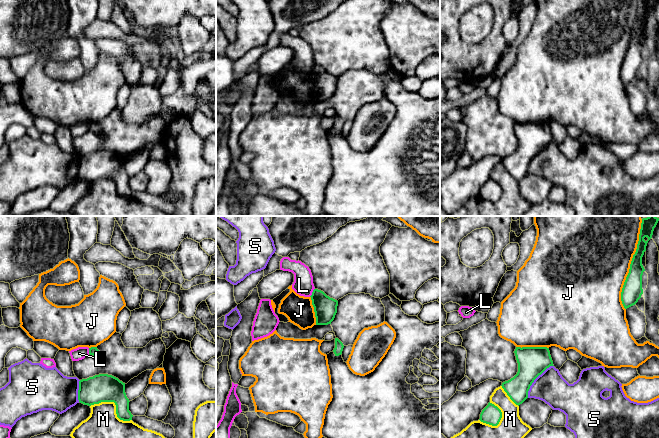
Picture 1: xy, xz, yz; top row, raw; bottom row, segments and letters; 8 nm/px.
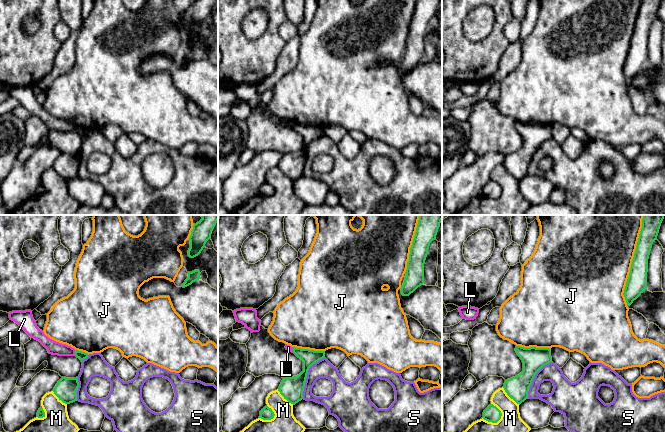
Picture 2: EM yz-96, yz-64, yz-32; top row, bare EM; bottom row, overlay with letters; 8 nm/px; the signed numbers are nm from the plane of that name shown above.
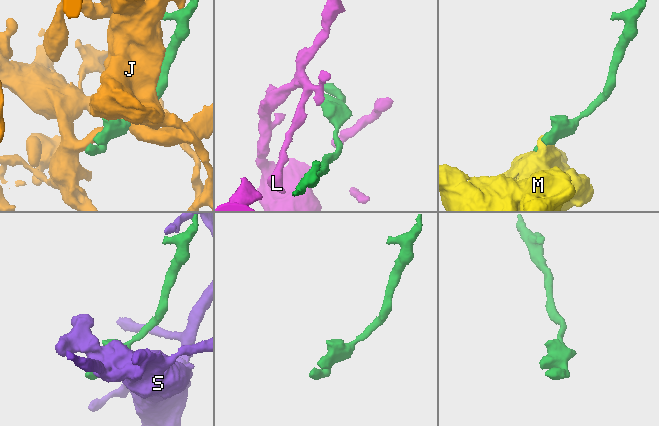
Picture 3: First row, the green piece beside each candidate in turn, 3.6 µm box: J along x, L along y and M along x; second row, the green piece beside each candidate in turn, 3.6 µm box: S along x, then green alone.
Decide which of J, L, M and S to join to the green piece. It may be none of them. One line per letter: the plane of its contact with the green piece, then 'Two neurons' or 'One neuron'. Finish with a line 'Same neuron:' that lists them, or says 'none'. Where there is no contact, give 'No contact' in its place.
J: Touches green in yz. Two neurons
L: Touches green in xz. Two neurons
M: Touches green in xy. Two neurons
S: Touches green in yz. Two neurons
Same neuron: none

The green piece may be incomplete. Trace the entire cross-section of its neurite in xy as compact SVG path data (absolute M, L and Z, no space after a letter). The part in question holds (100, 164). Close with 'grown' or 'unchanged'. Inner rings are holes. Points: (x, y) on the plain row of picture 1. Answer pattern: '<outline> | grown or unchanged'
M99 150L79 157L78 176L84 181L101 178L114 178L116 190L120 196L130 197L133 191L129 187L129 175L125 169L125 159L118 154Z | unchanged

